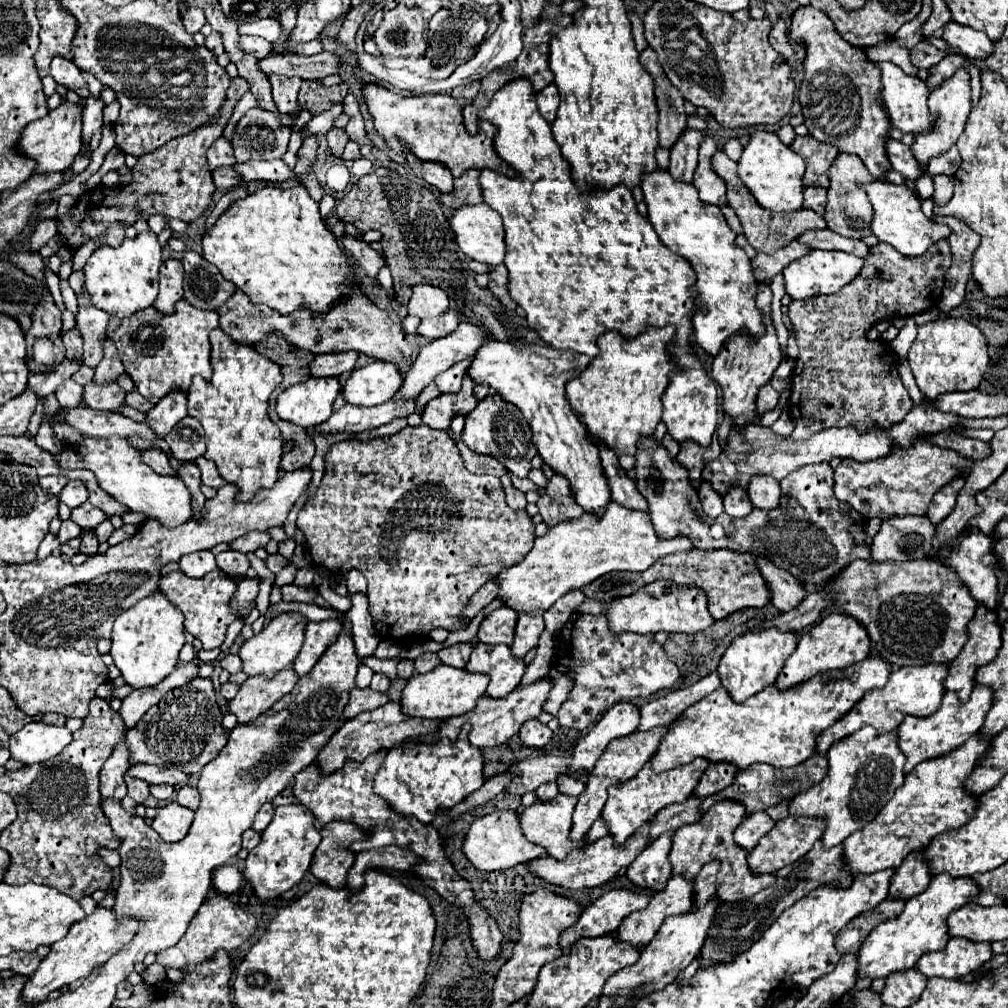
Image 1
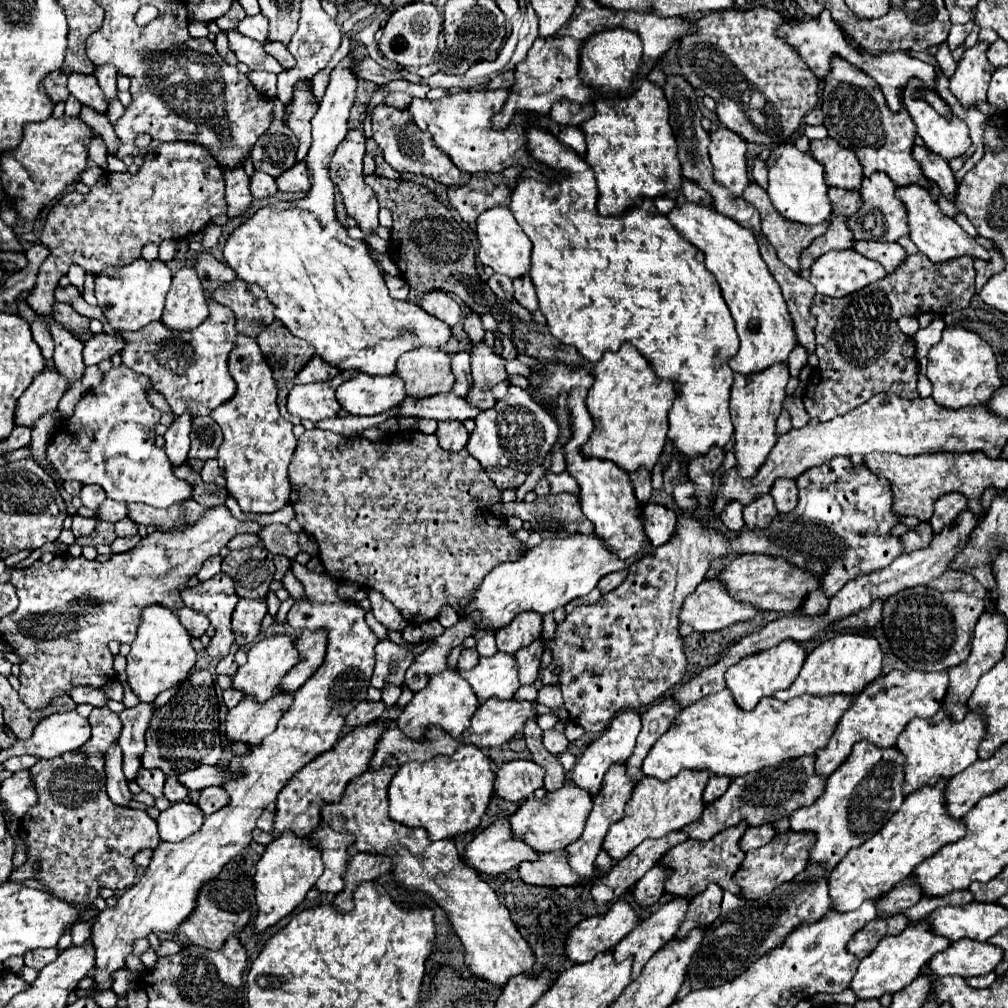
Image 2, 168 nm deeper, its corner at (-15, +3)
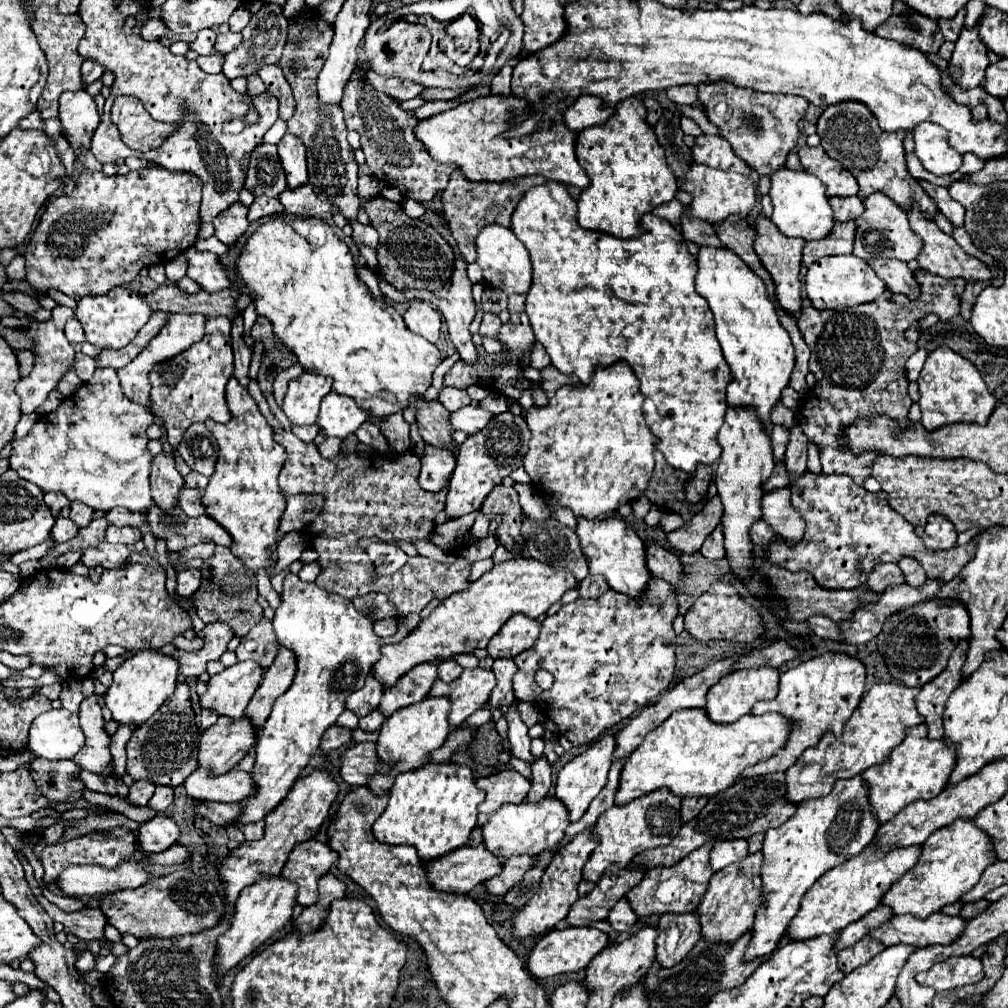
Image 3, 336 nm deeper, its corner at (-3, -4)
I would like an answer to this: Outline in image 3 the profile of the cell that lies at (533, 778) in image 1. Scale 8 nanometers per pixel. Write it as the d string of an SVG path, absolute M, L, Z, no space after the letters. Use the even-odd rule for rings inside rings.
M504 769L500 773L482 777L476 781L480 789L486 791L486 801L478 807L482 815L492 815L504 803L520 803L530 791L530 781L514 769Z

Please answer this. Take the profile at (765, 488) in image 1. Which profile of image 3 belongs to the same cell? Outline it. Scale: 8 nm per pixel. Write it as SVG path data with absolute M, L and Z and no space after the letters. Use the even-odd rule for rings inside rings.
M790 489L768 491L762 497L762 519L788 541L800 541L804 535L804 519L790 505Z

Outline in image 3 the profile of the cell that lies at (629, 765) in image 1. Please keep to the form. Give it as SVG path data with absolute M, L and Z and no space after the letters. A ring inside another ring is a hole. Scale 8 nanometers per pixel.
M588 827L588 831L584 831L584 835L576 835L576 839L572 839L572 843L564 847L564 851L556 851L552 863L548 865L548 871L544 871L540 889L524 905L524 909L512 919L514 937L524 939L528 935L548 933L556 927L558 921L562 921L568 915L572 903L578 899L578 883L582 881L582 867L588 861L588 855L594 847L596 847L596 839L592 839L592 827Z

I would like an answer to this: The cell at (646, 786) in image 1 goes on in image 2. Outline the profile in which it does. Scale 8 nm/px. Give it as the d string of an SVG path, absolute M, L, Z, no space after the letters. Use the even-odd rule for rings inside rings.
M680 772L668 782L660 780L650 780L644 776L640 784L632 790L632 796L626 804L624 818L616 824L612 824L612 830L608 830L602 848L612 860L622 860L626 858L642 840L646 838L662 838L668 832L680 830L682 826L696 822L702 816L704 802L702 802L702 792L708 782L708 772Z

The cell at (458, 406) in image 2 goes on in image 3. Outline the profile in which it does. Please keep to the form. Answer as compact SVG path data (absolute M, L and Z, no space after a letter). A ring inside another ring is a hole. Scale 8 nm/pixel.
M468 405L468 407L462 407L462 409L454 411L454 413L450 413L452 429L462 429L468 435L478 433L480 429L484 429L490 419L492 419L492 415L486 409L474 407L474 405Z

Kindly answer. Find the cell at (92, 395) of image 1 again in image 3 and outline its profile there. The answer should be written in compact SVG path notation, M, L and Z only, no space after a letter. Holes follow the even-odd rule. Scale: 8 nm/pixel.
M112 367L96 369L94 377L86 381L74 395L70 395L56 411L40 417L40 421L32 427L28 437L14 439L14 449L10 455L10 467L26 481L36 483L44 493L56 491L64 493L70 501L78 499L92 509L108 511L112 507L126 507L130 511L146 511L154 507L150 487L148 487L148 471L152 455L146 449L148 437L146 429L154 423L154 415L132 403L120 387L118 371Z

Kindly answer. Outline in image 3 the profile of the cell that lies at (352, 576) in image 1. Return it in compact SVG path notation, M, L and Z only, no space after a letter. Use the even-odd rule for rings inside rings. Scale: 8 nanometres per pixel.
M380 619L380 621L376 621L374 623L374 631L380 635L380 637L392 637L394 633L396 633L396 629L398 629L398 623L396 623L396 619Z

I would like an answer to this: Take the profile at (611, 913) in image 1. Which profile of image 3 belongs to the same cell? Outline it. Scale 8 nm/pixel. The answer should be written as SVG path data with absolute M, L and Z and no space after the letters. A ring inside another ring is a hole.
M566 927L566 929L556 929L556 931L550 931L548 935L544 935L530 959L528 959L528 967L530 967L530 973L534 977L554 977L554 975L560 975L560 973L572 973L572 971L580 971L584 967L588 967L588 963L604 949L608 947L610 943L610 937L608 933L604 931L598 931L598 929L592 929L592 927Z

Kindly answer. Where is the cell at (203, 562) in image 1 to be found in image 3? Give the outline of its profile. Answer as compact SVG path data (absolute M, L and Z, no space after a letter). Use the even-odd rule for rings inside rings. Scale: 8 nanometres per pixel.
M184 569L178 573L178 585L176 585L176 593L182 597L194 595L200 587L202 581L202 573L200 569Z

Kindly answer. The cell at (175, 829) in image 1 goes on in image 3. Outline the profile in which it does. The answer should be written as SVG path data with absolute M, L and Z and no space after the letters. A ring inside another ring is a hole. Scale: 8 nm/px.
M156 815L150 821L142 823L138 833L138 843L144 853L160 853L174 845L180 837L180 829L174 819L166 815Z

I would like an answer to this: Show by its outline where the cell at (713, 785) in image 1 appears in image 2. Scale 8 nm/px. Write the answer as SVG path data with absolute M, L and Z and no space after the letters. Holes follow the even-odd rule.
M710 776L706 790L704 790L704 804L710 804L712 800L720 798L726 792L728 784L730 784L730 780L716 780L716 776Z

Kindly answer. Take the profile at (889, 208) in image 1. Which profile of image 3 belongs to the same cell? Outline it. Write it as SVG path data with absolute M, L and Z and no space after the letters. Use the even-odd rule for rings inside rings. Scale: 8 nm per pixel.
M912 207L912 211L906 211L906 215L908 215L912 231L916 231L916 235L920 235L920 239L922 239L922 251L916 257L920 269L924 269L924 271L928 271L932 275L938 275L938 277L946 277L946 279L962 277L962 279L968 279L968 281L978 281L978 279L984 281L984 279L992 279L994 277L992 271L980 259L976 259L974 255L968 255L950 235L940 231L934 221L924 217L918 207Z

